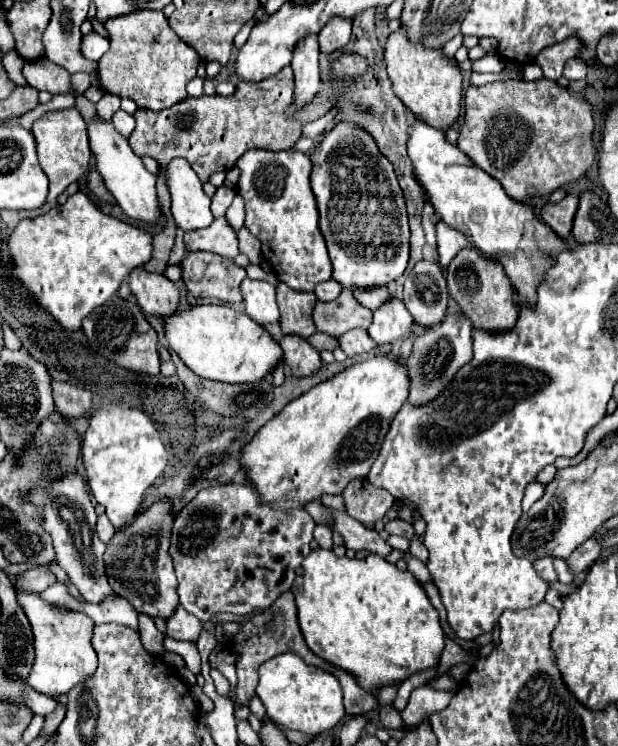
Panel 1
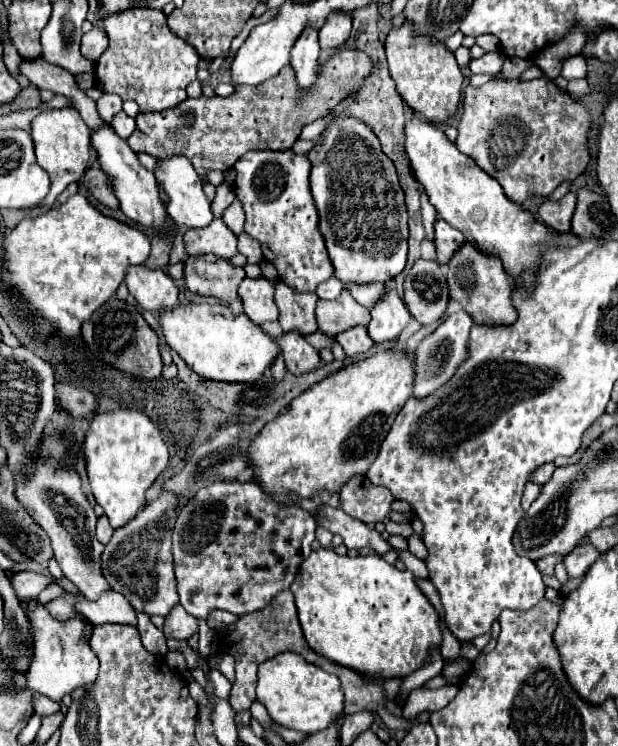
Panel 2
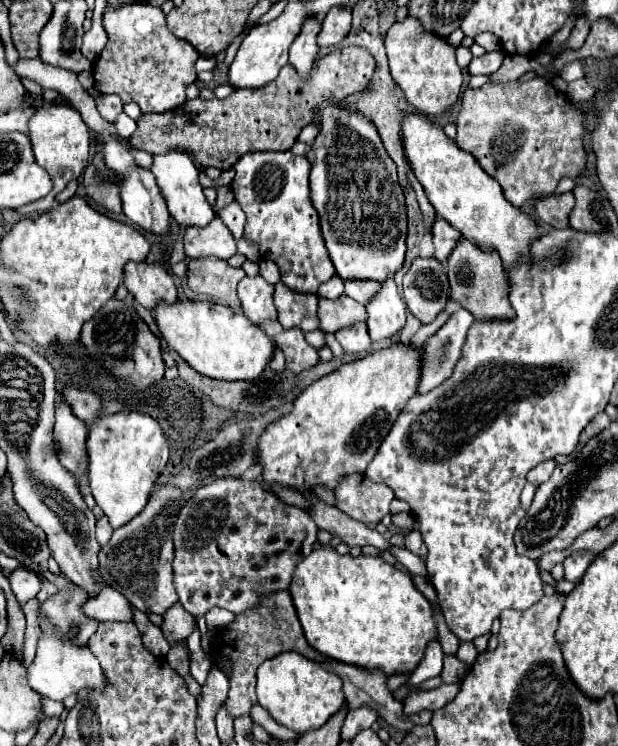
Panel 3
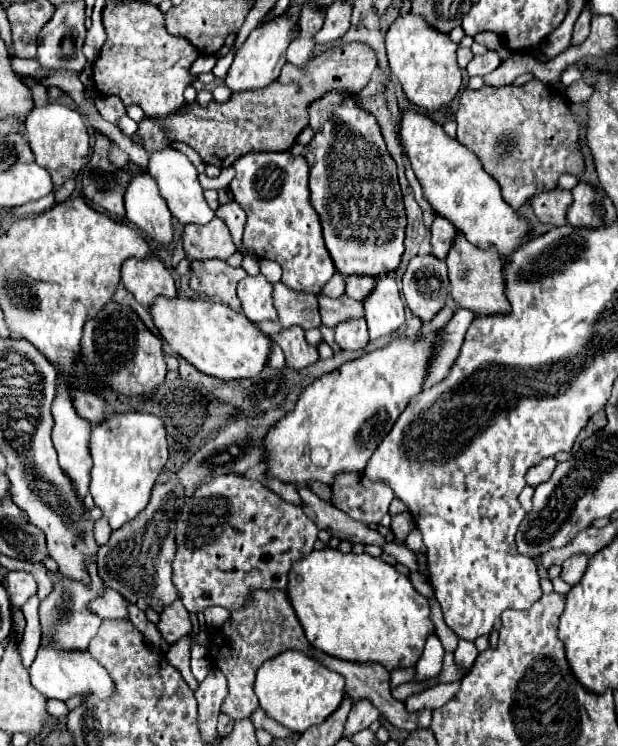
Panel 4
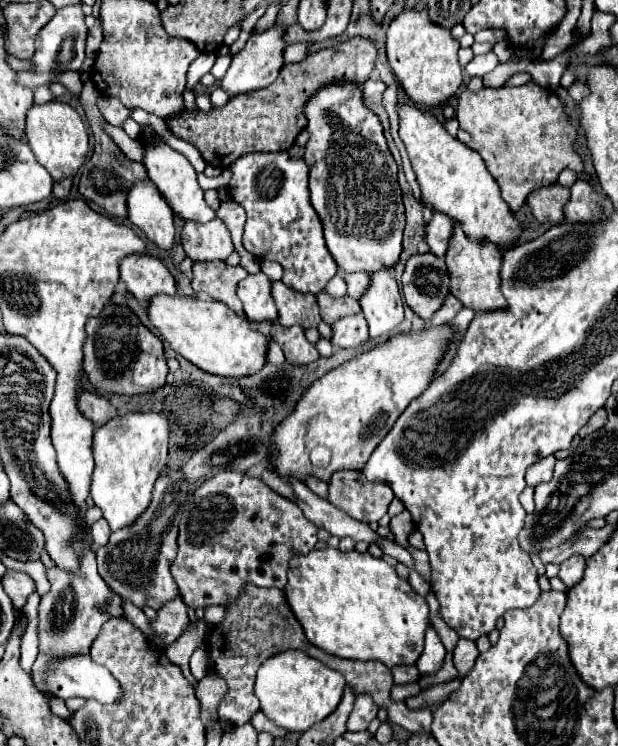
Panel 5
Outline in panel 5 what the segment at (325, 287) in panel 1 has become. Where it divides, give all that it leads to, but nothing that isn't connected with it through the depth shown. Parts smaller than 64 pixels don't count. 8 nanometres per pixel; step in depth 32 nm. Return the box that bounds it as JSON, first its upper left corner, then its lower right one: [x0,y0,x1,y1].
[324,274,346,298]

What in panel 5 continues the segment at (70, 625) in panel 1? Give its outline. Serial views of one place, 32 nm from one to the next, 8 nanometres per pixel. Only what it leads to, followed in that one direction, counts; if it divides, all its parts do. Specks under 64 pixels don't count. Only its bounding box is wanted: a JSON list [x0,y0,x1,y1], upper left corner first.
[30,652,122,704]

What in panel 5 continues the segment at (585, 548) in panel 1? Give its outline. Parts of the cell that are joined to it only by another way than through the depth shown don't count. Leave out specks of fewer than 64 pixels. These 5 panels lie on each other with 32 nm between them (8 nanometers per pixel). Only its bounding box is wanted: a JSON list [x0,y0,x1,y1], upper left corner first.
[558,556,586,588]

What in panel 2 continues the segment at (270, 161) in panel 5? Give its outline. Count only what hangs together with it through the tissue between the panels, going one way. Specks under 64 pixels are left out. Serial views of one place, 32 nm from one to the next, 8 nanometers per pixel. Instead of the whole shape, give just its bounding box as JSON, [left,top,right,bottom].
[236,150,332,292]

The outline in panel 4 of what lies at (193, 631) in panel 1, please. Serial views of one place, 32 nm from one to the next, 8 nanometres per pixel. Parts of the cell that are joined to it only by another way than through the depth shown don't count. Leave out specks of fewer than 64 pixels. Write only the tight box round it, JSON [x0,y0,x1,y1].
[158,600,192,644]

